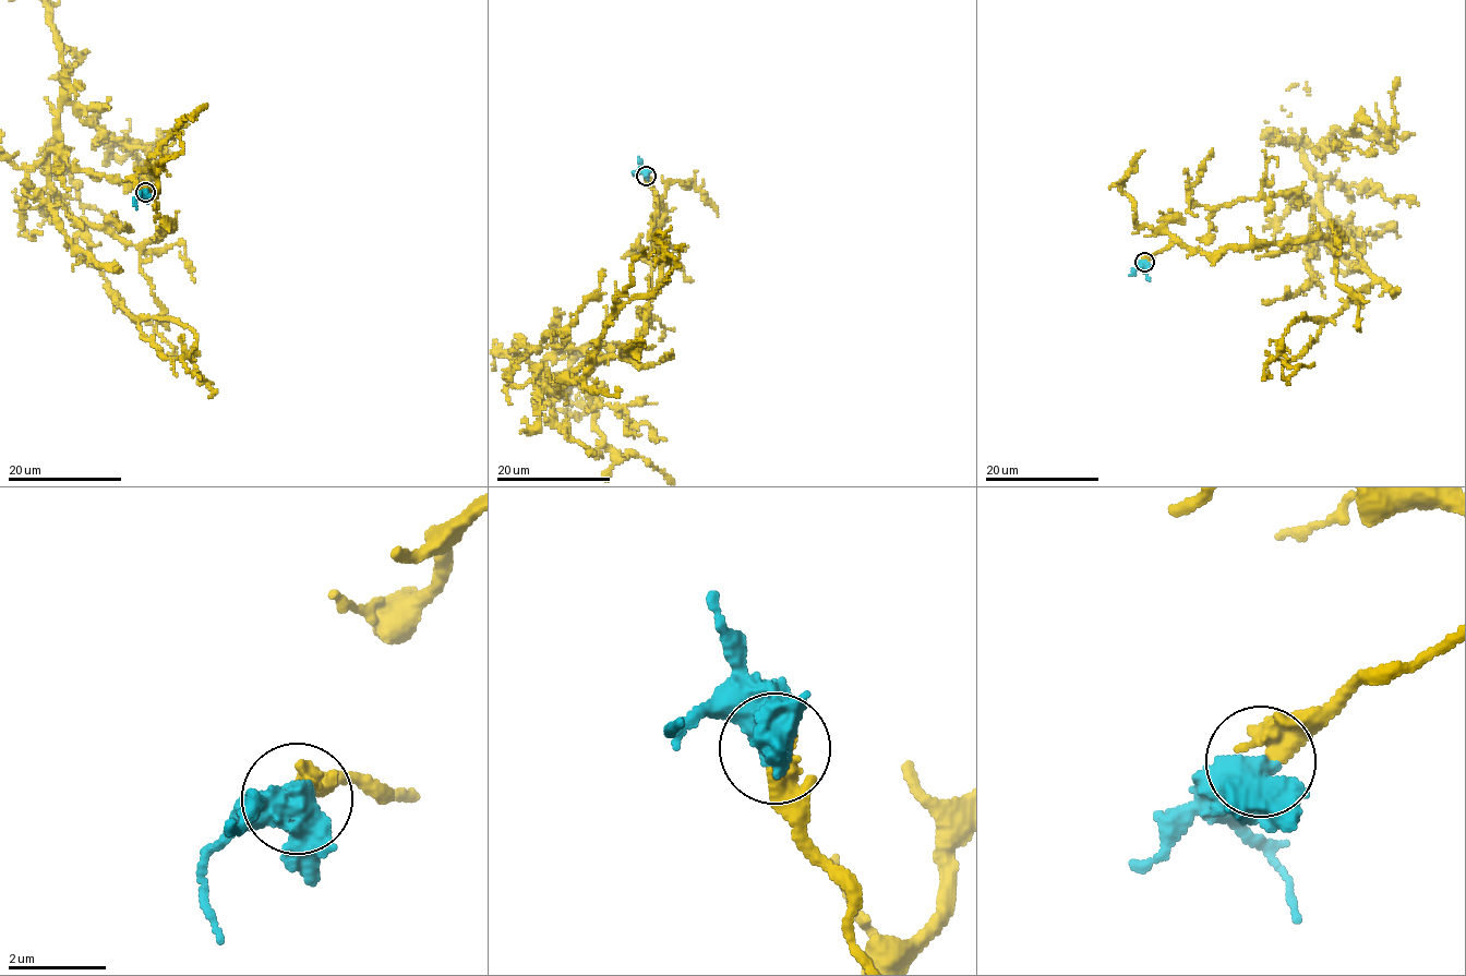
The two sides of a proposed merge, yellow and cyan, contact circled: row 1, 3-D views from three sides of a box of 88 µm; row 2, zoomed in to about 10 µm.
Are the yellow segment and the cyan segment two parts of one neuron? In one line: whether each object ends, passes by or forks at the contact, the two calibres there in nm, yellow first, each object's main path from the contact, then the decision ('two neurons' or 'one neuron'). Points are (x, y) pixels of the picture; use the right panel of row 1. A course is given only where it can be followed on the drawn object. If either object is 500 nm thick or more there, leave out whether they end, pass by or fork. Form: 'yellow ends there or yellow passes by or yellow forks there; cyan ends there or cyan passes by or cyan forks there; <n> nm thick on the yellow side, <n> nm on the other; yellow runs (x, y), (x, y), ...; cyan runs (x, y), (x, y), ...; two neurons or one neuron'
440 nm thick on the yellow side, 800 nm on the other; yellow runs (1144, 262), (1175, 242), (1214, 253), (1348, 236), (1320, 203), (1285, 89); cyan runs (1144, 262), (1142, 270), (1149, 280); one neuron

